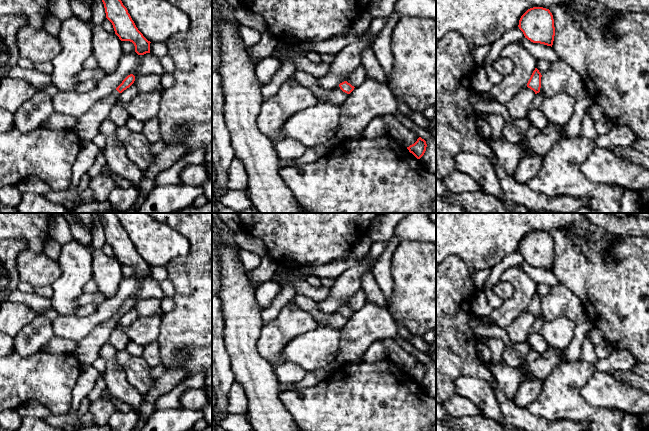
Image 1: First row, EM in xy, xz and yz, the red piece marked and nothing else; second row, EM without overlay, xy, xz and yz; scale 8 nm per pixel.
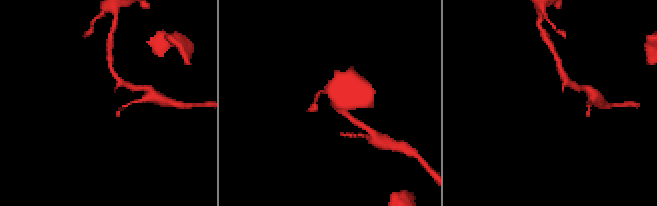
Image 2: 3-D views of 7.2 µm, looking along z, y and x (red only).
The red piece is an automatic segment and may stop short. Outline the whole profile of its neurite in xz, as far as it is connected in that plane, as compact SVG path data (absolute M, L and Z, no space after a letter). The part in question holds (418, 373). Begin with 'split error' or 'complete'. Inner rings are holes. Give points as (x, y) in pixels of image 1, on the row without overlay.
complete; M419 361L417 363L417 365L414 368L407 371L407 373L417 383L420 383L424 379L424 377L426 375L426 371L427 371L426 365L424 363L422 363L421 361Z

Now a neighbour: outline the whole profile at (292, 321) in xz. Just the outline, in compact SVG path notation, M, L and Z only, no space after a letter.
M289 302L280 309L274 320L264 323L256 348L275 370L279 365L286 363L280 358L286 344L318 326L318 323L307 311L299 308L294 302Z

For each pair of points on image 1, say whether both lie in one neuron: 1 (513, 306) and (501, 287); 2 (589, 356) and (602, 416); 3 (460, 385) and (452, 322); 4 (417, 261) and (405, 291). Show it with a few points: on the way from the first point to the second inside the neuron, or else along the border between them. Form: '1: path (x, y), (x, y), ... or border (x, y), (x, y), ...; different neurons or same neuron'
1: border (500, 279), (514, 289), (506, 300); different neurons
2: border (580, 359), (593, 364); different neurons
3: border (482, 378), (459, 376), (455, 380), (456, 393); different neurons
4: path (417, 268), (417, 279), (412, 284); same neuron

